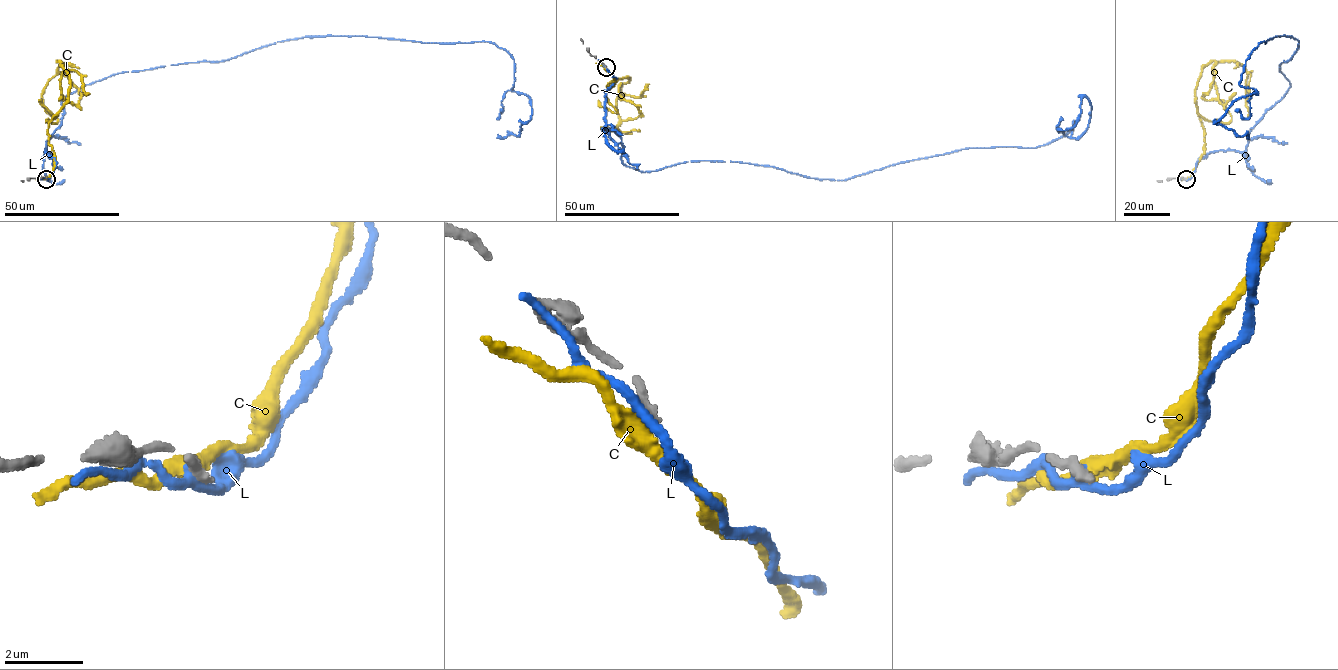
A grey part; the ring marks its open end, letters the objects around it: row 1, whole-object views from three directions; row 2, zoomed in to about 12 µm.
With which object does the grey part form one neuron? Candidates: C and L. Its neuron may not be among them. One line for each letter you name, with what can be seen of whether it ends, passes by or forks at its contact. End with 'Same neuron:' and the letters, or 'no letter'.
Same neuron: no letter

